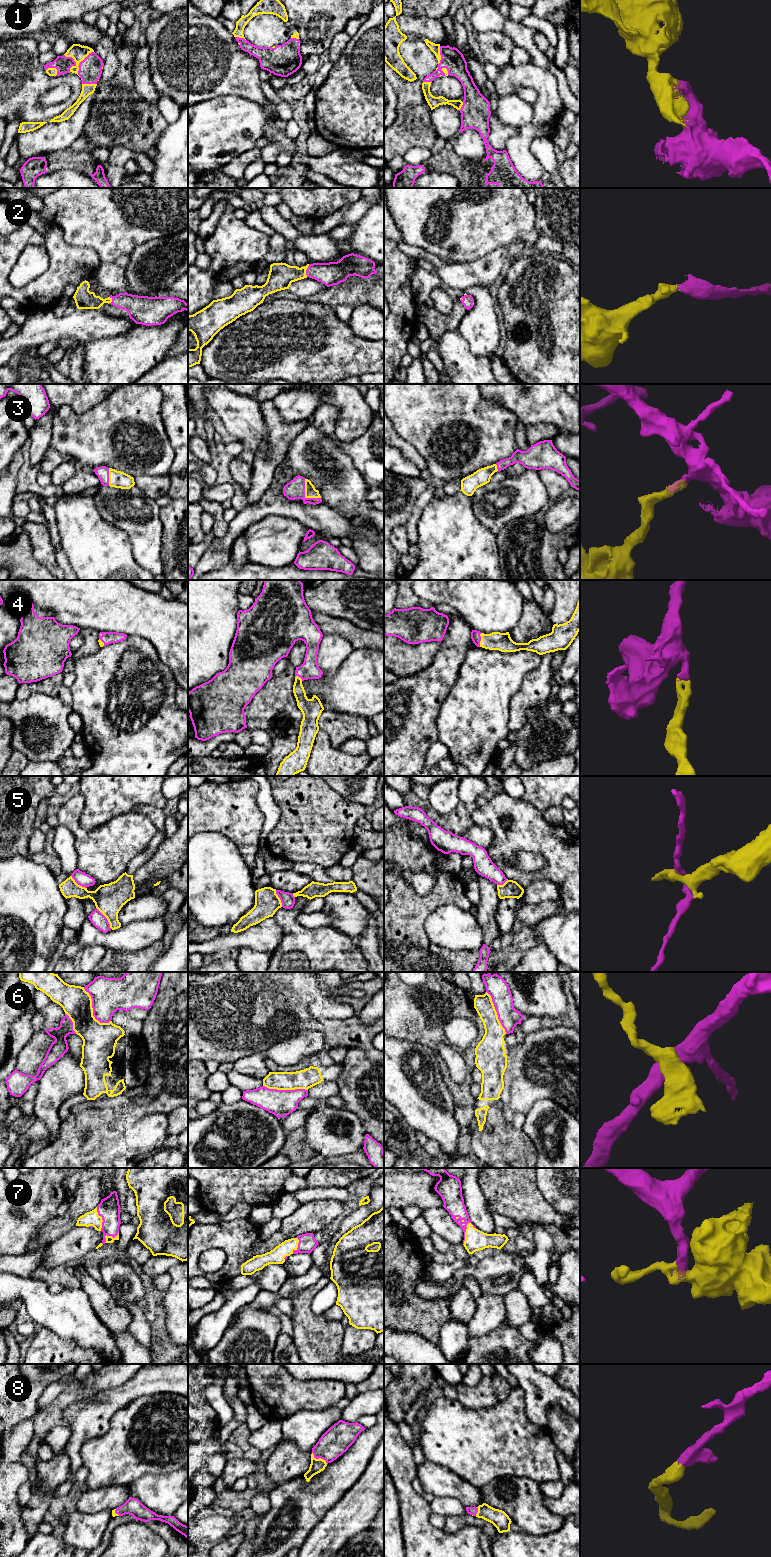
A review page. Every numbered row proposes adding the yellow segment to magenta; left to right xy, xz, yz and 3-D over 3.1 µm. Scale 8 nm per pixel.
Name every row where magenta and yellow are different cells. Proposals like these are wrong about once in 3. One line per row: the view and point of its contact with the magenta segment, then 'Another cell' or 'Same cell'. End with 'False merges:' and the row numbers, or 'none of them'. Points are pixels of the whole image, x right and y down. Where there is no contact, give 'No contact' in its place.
1: Touches magenta at xy (79, 63). Same cell
2: Touches magenta at xz (306, 270). Same cell
3: Touches magenta at xz (304, 495). Same cell
4: Touches magenta at yz (480, 640). Same cell
5: Touches magenta at xy (106, 918). Another cell
6: Touches magenta at xy (93, 1009). Another cell
7: Touches magenta at yz (464, 1233). Same cell
8: Touches magenta at xz (319, 1457). Same cell
False merges: 5, 6

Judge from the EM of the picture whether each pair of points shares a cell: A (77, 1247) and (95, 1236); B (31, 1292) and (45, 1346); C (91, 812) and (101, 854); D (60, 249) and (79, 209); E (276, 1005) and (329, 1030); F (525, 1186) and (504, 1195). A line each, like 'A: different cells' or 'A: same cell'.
A: same cell
B: different cells
C: different cells
D: different cells
E: same cell
F: same cell

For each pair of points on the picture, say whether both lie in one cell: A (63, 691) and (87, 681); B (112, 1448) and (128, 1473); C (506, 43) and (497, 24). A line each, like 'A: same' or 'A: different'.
A: different
B: same
C: different

